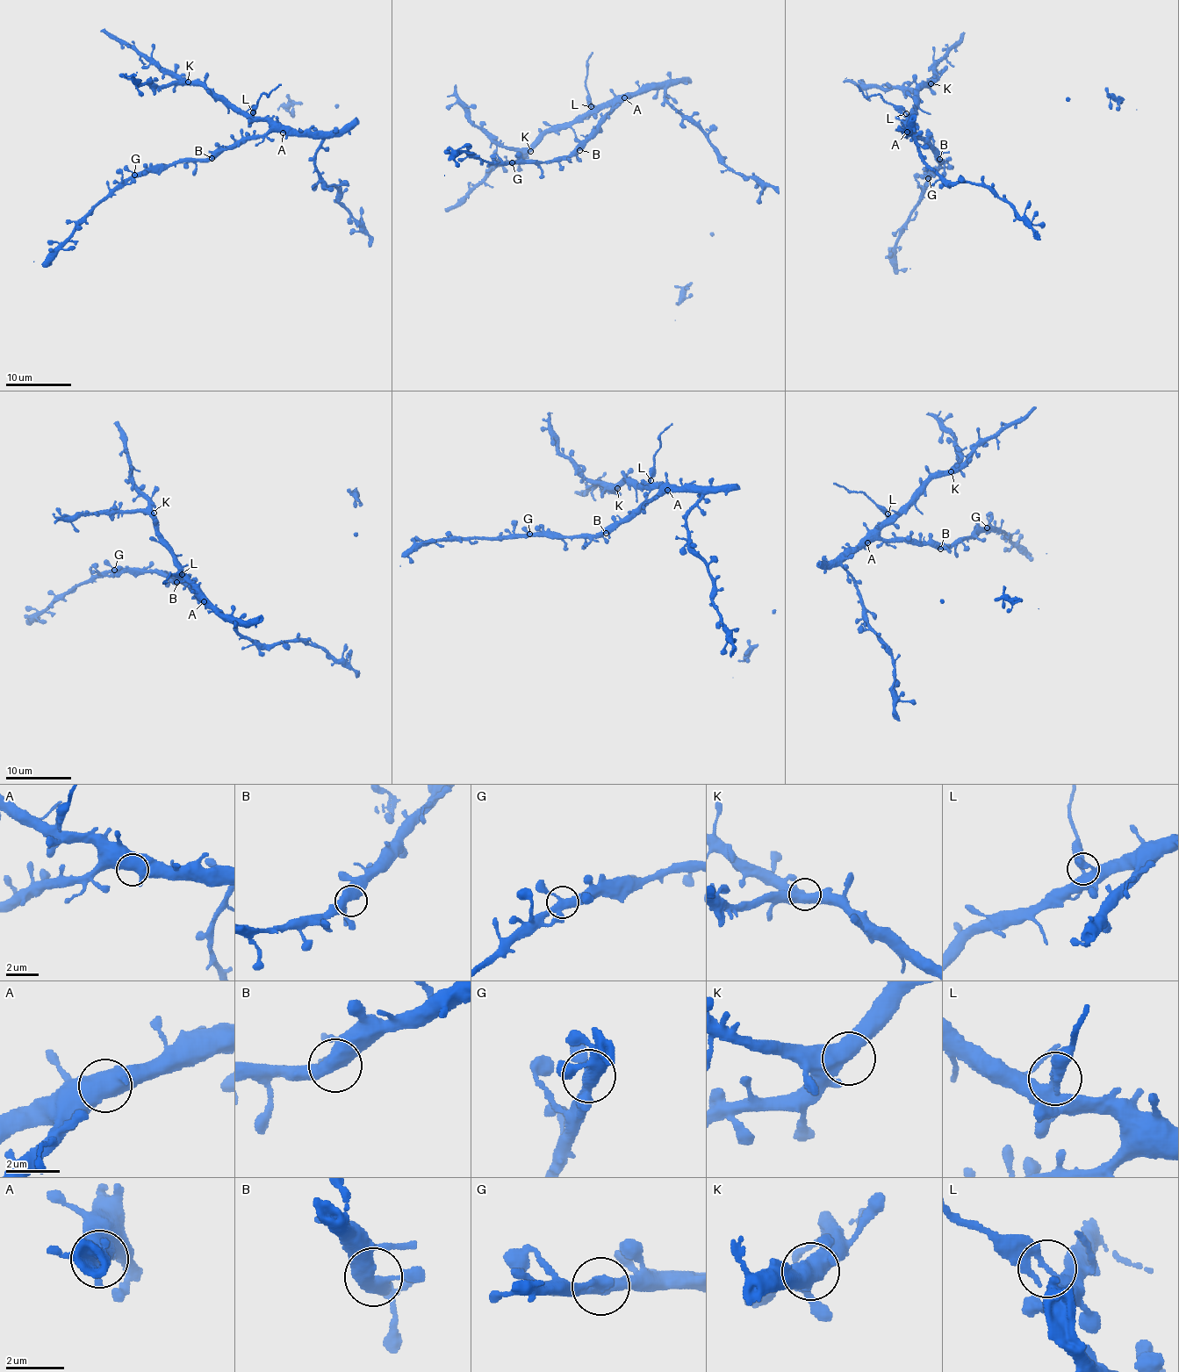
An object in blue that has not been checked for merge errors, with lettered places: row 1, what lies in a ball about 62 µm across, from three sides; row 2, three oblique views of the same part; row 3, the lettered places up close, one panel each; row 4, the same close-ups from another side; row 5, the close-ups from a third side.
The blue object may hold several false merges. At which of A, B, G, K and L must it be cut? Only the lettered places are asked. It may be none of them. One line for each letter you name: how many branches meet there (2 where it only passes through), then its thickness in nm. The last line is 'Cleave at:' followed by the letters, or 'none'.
L: Branches: 2. Thickness 340 nm
Cleave at: L

